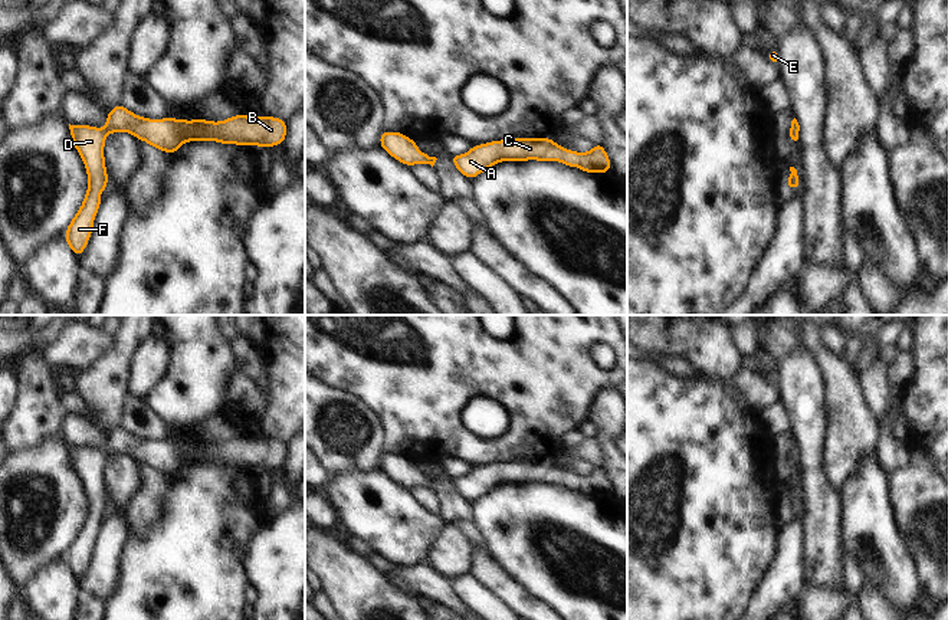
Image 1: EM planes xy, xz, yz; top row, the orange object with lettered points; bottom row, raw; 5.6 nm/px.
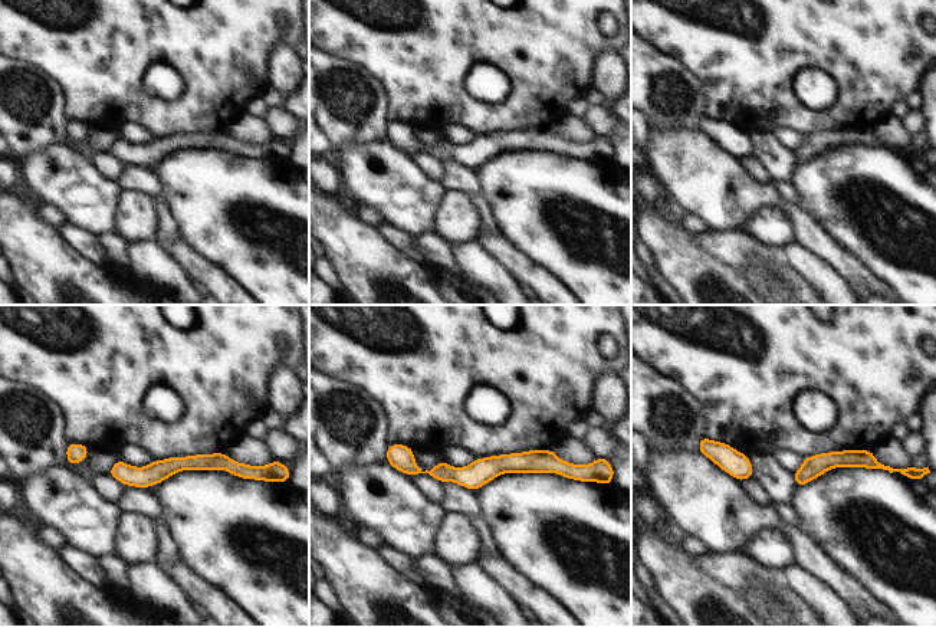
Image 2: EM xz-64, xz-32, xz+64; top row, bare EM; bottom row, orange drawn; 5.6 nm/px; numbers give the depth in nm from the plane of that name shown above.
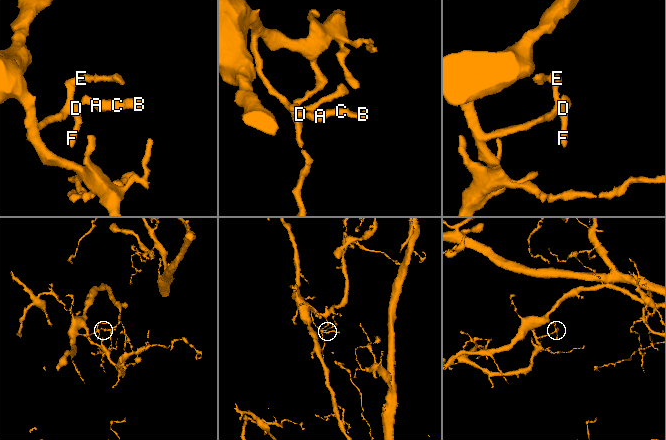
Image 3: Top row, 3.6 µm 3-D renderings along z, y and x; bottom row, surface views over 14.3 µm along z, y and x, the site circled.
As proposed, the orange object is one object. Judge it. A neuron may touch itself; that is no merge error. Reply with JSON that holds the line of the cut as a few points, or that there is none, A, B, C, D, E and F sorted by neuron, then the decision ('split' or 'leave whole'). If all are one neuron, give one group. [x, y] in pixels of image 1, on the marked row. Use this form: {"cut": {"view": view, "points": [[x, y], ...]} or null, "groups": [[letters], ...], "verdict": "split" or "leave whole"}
{"cut": null, "groups": [["A", "B", "C", "D", "E", "F"]], "verdict": "leave whole"}

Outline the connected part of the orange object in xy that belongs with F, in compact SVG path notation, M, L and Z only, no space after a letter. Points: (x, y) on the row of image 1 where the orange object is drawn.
M121 104L106 117L105 128L92 125L70 125L72 144L78 150L88 174L88 190L82 206L70 220L65 239L69 249L79 257L94 229L94 219L101 206L101 191L108 188L104 147L108 134L118 131L132 134L151 147L176 154L190 141L216 141L219 144L257 145L260 148L281 145L288 132L286 121L276 117L257 118L239 114L220 122L207 119L150 119L138 117Z

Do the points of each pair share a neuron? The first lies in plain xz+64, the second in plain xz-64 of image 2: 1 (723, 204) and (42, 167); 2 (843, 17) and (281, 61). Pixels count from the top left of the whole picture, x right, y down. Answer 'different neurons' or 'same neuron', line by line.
1: same neuron
2: different neurons

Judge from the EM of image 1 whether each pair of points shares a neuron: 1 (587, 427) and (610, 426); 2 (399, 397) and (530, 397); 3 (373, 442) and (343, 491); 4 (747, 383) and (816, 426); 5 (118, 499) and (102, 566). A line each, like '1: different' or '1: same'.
1: different
2: same
3: different
4: different
5: same

